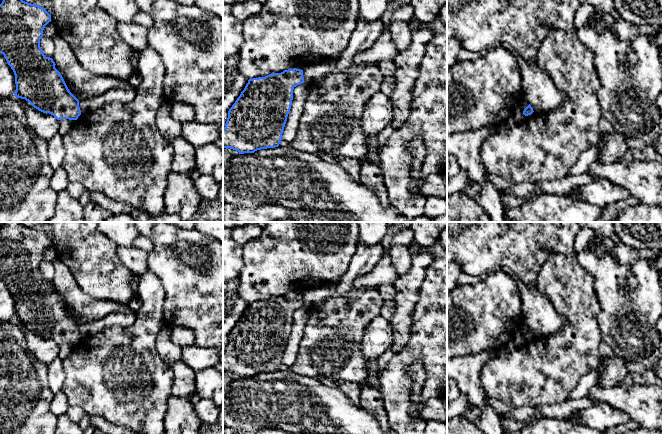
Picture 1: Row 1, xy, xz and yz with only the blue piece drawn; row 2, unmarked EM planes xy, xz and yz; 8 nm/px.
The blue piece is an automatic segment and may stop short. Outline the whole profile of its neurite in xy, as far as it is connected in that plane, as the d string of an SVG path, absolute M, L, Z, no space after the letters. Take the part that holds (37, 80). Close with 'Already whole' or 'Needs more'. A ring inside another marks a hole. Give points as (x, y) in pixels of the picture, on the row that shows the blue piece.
M3 0L0 4L0 53L14 72L15 97L25 99L57 120L77 120L81 115L79 100L69 91L53 59L46 57L40 47L43 30L49 22L51 15L41 6L23 0Z. Already whole

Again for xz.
M297 68L249 79L228 111L223 148L244 154L278 147L291 109L293 89L304 82L303 70Z. Already whole

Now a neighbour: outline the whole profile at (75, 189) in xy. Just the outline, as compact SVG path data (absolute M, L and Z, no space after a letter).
M69 182L65 189L73 198L79 199L85 188L79 182Z

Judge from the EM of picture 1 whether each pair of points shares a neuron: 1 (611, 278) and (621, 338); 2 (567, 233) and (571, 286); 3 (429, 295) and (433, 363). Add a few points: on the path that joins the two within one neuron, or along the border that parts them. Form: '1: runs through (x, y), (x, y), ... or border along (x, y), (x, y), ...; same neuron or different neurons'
1: runs through (618, 293), (621, 301), (621, 323); same neuron
2: border along (574, 253), (551, 254), (546, 261); different neurons
3: runs through (433, 312), (433, 346); same neuron

